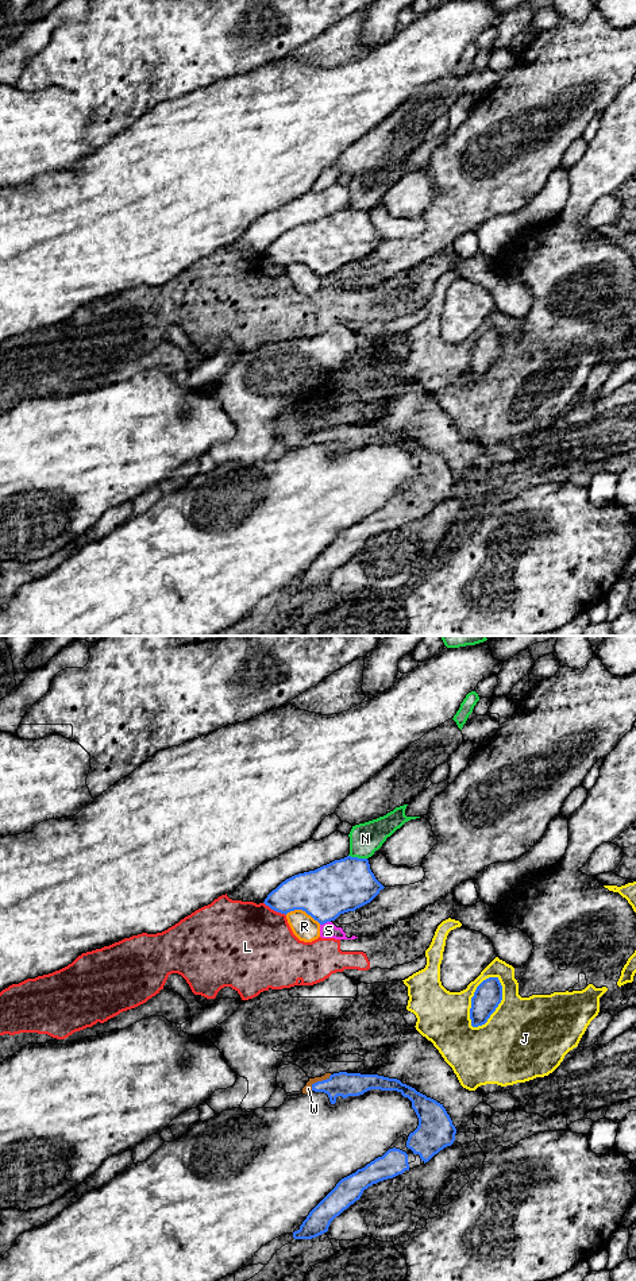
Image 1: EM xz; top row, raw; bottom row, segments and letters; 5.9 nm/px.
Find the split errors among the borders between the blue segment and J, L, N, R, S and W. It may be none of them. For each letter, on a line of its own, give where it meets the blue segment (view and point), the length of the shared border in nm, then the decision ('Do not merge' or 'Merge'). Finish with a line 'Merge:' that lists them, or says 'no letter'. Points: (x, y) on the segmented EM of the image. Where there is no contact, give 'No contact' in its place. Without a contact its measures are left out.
J: Touches blue at xz (497, 1006). Shared border 340 nm. Do not merge
L: Touches blue at xz (274, 910). Shared border 160 nm. Do not merge
N: Touches blue at xz (357, 857). Shared border 110 nm. Do not merge
R: Touches blue at xz (303, 910). Shared border 220 nm. Do not merge
S: Touches blue at xz (324, 922). Shared border 70 nm. Do not merge
W: Touches blue at xz (319, 1081). Shared border 160 nm. Merge
Merge: W

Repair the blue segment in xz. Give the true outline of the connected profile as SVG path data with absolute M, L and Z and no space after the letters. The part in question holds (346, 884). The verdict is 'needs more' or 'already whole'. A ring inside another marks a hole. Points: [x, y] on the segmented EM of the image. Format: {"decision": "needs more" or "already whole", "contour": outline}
{"decision": "already whole", "contour": "M347 856L286 879L263 903L285 915L302 910L324 925L370 903L383 888L367 858Z"}

